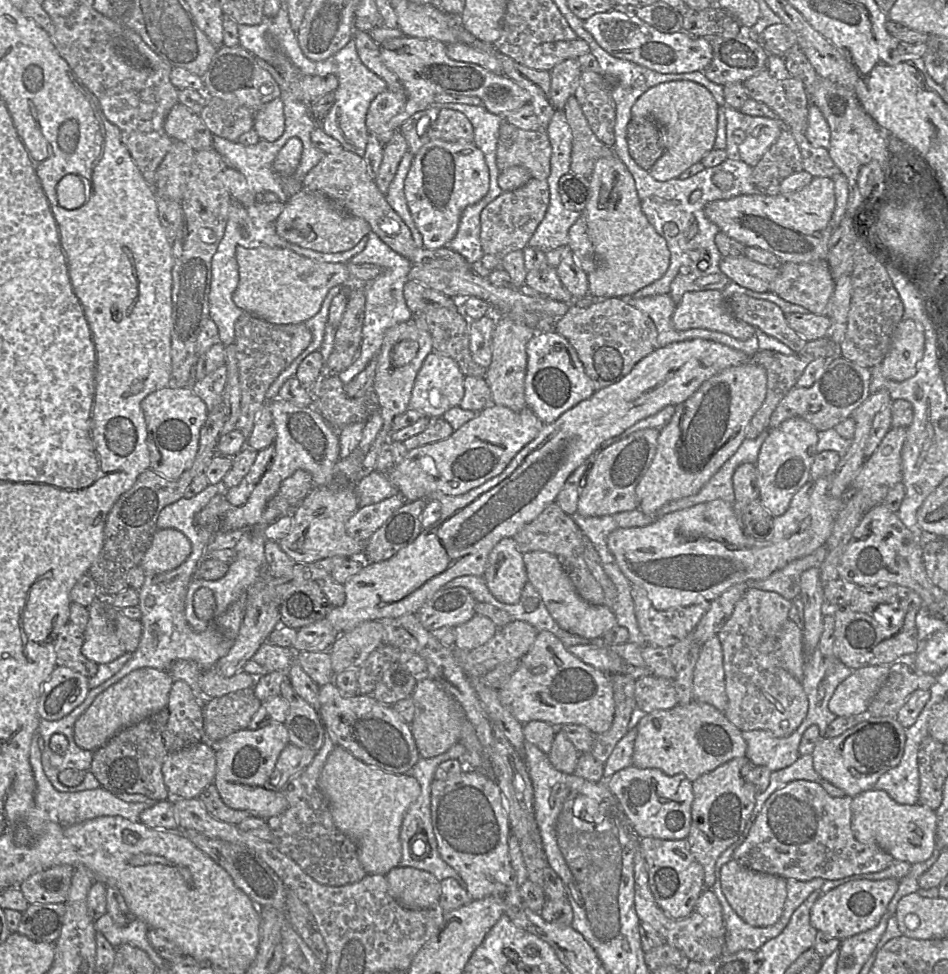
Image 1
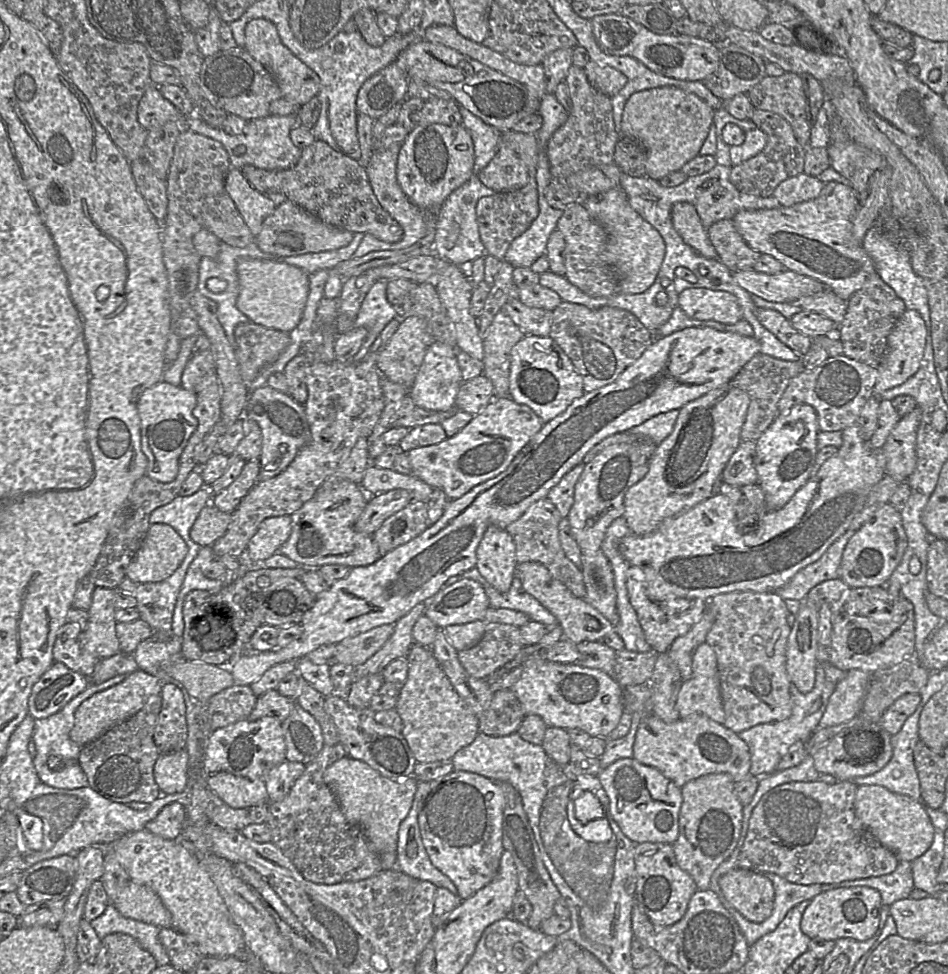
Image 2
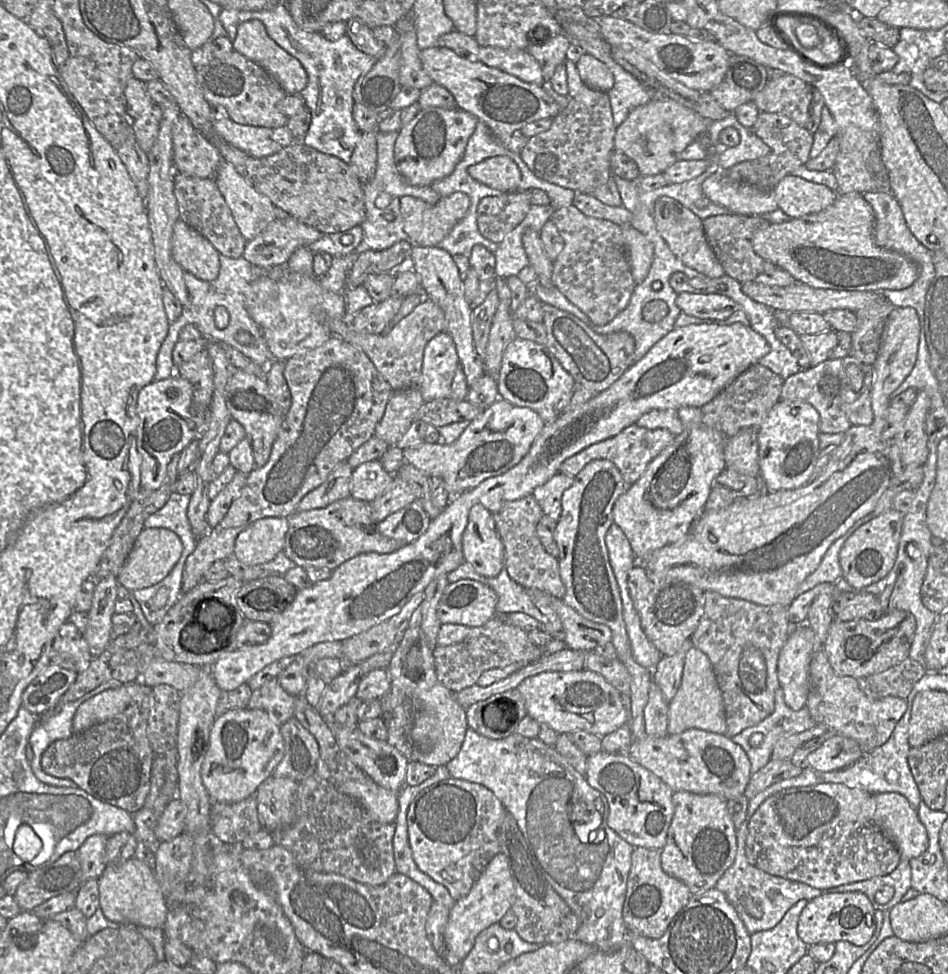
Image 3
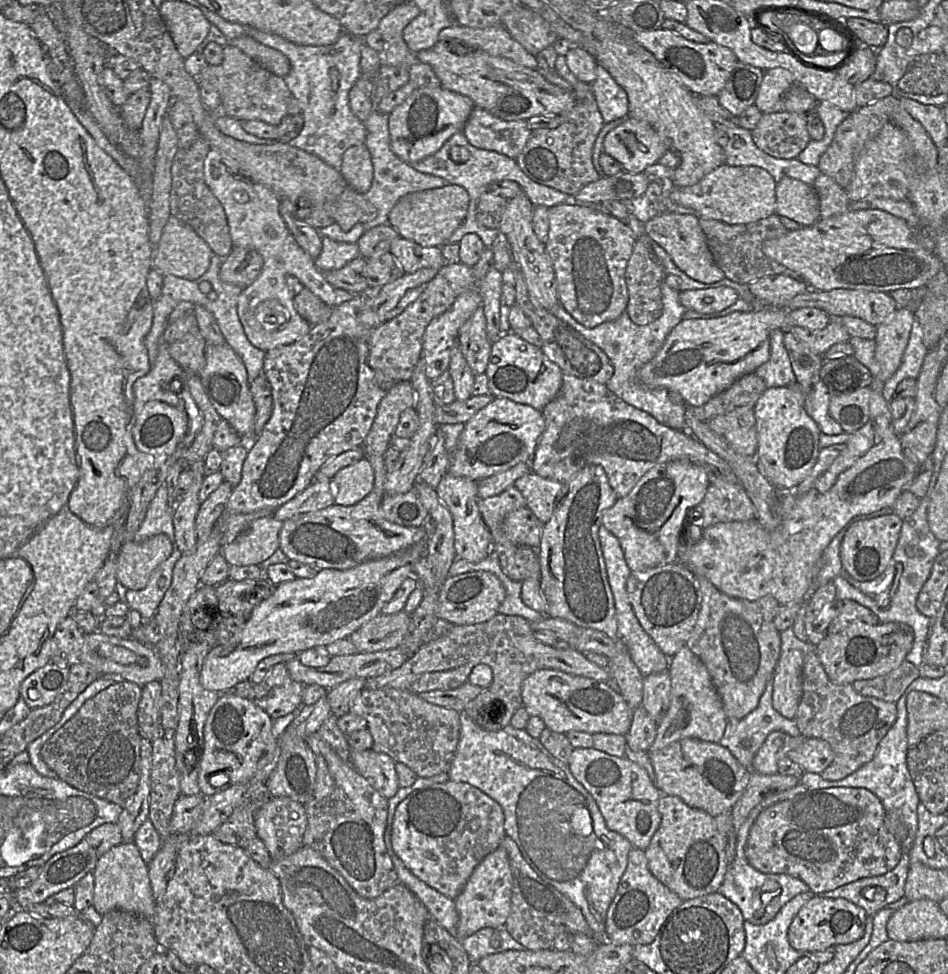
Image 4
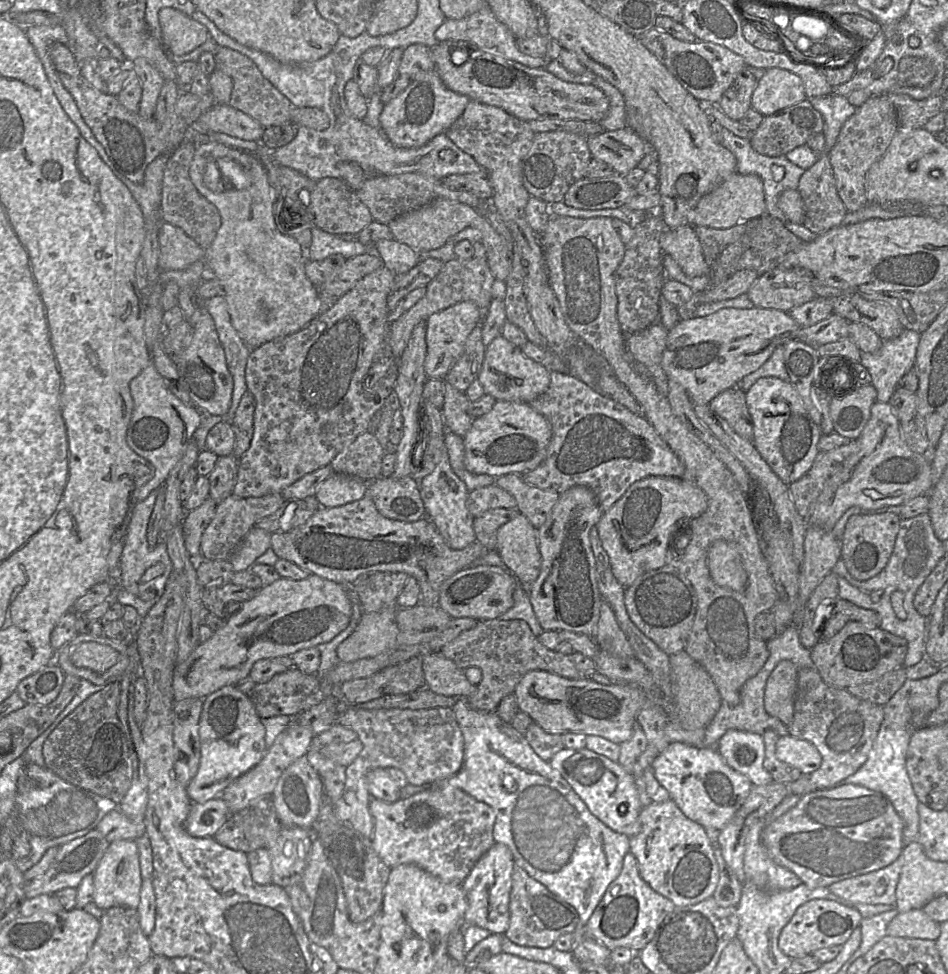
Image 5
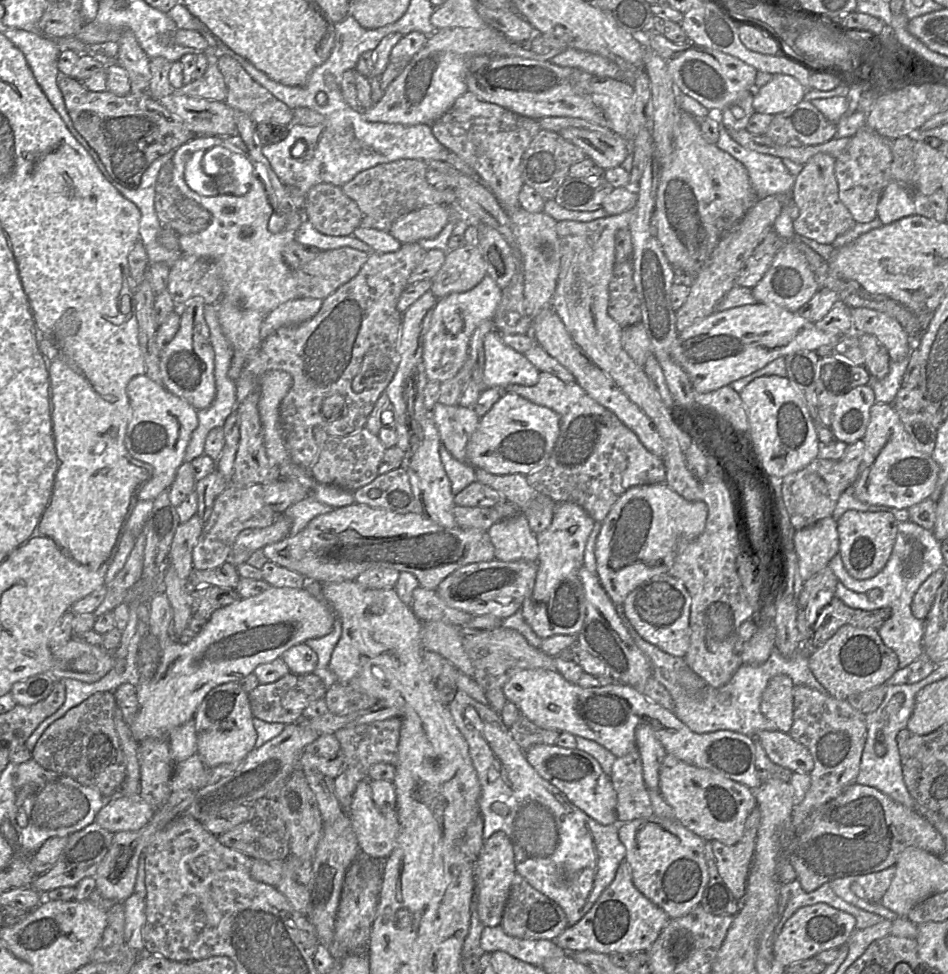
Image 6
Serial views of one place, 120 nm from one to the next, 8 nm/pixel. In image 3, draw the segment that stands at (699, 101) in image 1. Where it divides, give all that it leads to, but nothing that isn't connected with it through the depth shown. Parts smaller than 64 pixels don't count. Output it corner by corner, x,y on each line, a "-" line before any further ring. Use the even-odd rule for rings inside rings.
656,98
634,108
616,127
613,150
631,158
641,176
662,174
677,161
680,152
706,134
708,123
701,115
674,100

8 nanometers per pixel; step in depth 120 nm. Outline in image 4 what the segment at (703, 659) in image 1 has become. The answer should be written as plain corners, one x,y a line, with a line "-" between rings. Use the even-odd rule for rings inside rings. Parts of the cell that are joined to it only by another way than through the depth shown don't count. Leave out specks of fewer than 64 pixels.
685,645
670,659
668,672
671,680
670,704
658,723
655,740
647,752
661,750
685,738
719,743
726,728
727,716
703,662

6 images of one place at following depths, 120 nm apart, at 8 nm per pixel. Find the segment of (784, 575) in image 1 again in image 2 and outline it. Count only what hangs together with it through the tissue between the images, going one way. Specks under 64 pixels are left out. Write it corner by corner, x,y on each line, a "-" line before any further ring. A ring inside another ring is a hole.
852,529
845,531
816,562
801,569
785,586
775,592
784,600
803,601
816,585
839,578
843,551
855,532

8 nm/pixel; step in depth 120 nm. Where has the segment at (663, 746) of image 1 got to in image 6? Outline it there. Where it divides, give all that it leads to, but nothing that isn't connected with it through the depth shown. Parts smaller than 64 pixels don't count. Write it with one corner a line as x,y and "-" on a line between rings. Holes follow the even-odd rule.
666,754
659,771
659,792
672,808
675,820
704,841
717,840
727,846
743,835
748,815
756,807
748,787
709,770
689,765

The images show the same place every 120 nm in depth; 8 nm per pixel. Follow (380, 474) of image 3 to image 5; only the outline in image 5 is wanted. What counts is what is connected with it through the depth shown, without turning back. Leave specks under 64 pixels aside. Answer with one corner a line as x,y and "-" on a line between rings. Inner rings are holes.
333,474
317,488
315,498
323,508
355,502
367,492
367,482
346,474

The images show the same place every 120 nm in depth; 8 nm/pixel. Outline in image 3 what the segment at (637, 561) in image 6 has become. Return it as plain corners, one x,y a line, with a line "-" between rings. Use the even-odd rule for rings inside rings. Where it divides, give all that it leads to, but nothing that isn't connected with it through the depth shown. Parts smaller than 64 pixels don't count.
701,409
676,410
684,429
647,466
643,475
628,488
613,507
613,521
626,535
636,564
654,551
678,542
703,513
714,479
726,468
726,437
702,422

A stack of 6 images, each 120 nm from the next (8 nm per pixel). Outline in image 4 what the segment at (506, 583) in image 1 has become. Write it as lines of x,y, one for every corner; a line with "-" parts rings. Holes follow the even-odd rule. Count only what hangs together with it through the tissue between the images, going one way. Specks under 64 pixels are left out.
447,472
435,491
440,501
448,508
453,519
456,559
469,562
484,560
492,552
493,539
478,508
478,483
465,477
453,476

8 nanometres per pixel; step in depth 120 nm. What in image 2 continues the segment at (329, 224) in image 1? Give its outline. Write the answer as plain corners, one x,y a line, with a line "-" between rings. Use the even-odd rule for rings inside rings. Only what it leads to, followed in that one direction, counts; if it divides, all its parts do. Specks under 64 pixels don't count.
286,200
265,219
260,233
254,237
254,241
265,253
276,257
288,257
336,250
349,245
353,236
353,232
326,224
297,204

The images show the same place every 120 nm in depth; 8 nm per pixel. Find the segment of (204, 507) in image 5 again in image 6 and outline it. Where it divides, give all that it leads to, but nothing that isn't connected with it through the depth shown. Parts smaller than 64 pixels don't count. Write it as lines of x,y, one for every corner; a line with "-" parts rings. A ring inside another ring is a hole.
196,514
185,523
181,523
174,535
166,565
174,567
177,575
189,580
194,569
192,554
205,522

